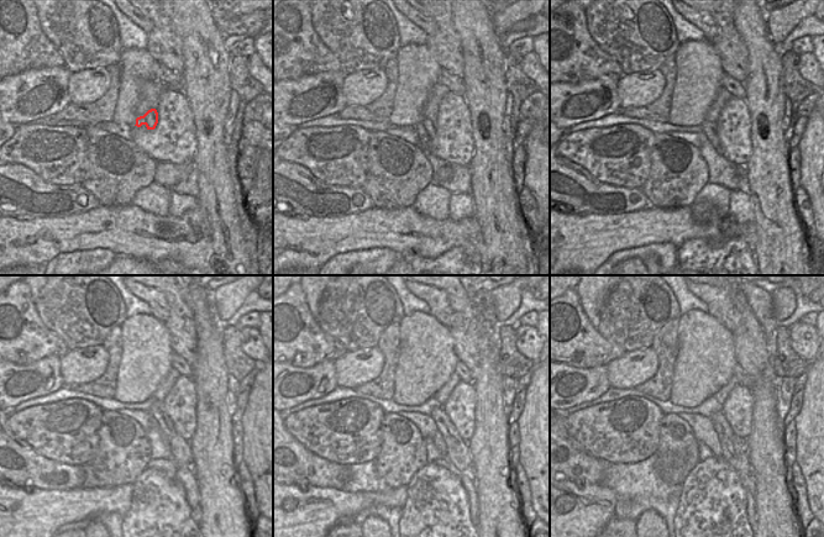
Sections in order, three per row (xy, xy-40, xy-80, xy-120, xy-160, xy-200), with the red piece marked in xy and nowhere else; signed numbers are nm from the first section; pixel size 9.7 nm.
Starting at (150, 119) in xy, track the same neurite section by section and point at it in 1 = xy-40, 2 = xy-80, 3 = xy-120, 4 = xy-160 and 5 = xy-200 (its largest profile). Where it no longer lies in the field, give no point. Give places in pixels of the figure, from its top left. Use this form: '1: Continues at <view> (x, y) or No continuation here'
1: Continues at xy-40 (428, 124)
2: Continues at xy-80 (709, 129)
3: Continues at xy-120 (180, 449)
4: Continues at xy-160 (457, 453)
5: Continues at xy-200 (734, 451).

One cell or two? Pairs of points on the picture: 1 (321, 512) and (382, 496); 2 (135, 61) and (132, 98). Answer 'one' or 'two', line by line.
1: one
2: one

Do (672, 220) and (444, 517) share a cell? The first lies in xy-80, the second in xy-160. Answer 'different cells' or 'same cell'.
different cells

